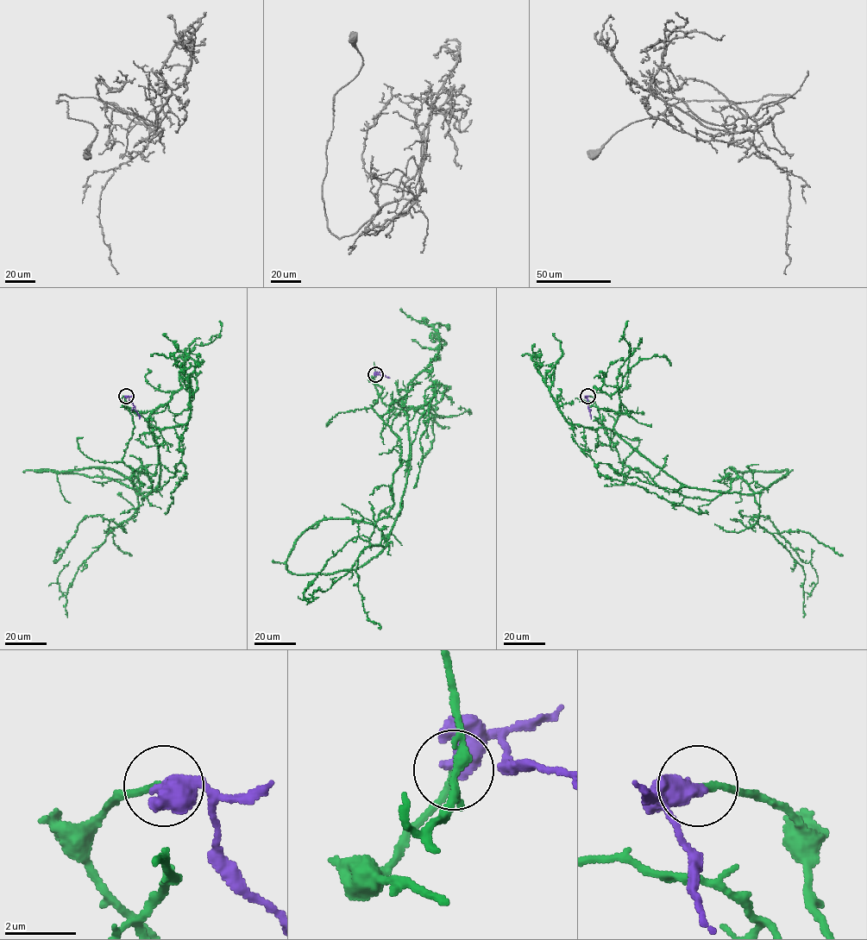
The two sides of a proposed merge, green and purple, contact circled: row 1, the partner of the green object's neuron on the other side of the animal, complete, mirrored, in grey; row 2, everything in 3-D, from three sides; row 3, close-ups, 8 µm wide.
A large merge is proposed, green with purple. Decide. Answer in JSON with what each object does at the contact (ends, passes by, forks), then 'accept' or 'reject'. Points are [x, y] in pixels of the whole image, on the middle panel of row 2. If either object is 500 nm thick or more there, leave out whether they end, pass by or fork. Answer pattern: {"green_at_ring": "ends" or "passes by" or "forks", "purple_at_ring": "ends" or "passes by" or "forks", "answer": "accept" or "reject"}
{"answer": "accept"}

